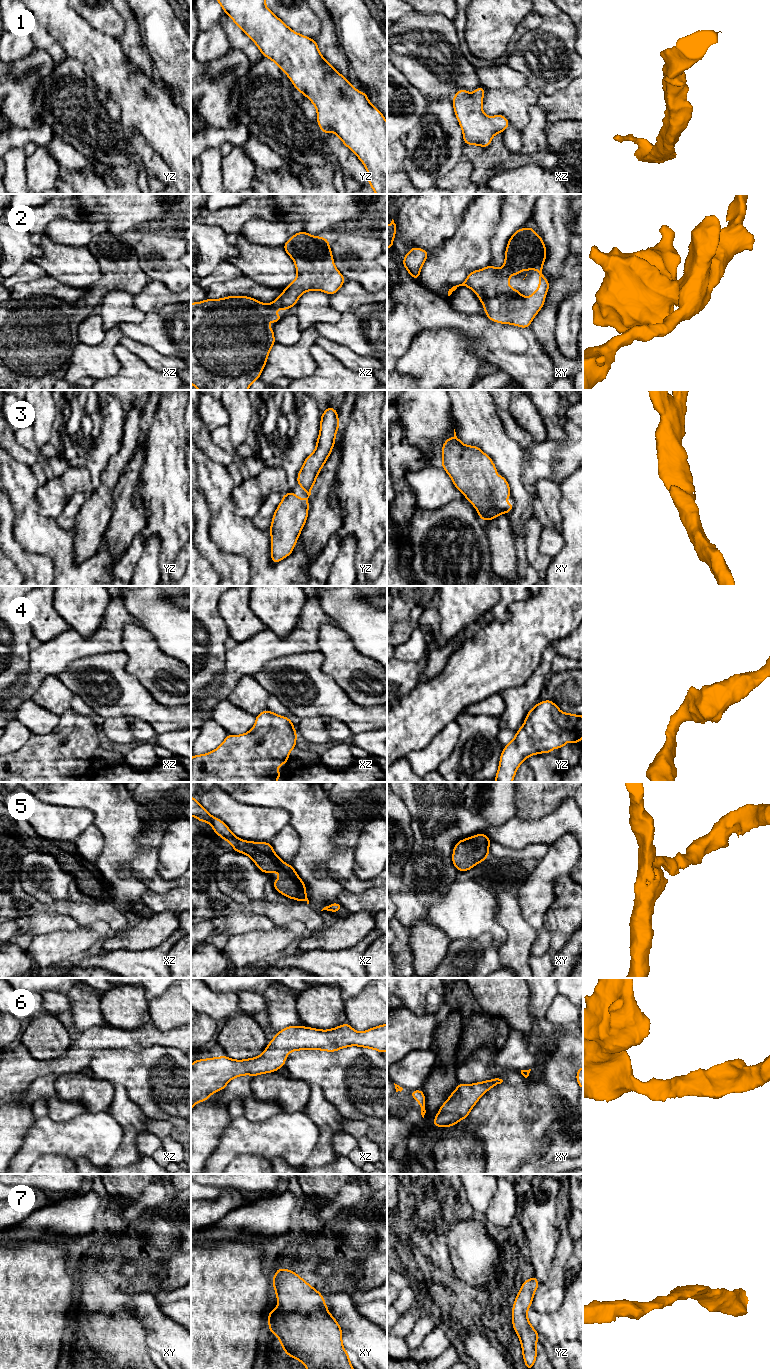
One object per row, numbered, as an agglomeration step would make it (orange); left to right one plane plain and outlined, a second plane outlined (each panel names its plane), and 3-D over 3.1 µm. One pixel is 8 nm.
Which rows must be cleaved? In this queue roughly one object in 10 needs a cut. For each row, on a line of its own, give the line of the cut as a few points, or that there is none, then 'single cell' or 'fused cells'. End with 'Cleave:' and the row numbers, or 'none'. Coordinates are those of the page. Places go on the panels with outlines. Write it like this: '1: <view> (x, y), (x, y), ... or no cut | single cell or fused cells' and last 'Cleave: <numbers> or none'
1: no cut | single cell
2: no cut | single cell
3: no cut | single cell
4: no cut | single cell
5: no cut | single cell
6: no cut | single cell
7: no cut | single cell
Cleave: none

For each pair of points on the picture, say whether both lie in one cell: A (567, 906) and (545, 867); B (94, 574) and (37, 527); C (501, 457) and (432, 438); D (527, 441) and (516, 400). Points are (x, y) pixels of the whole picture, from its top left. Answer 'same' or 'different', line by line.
A: different
B: same
C: different
D: different

